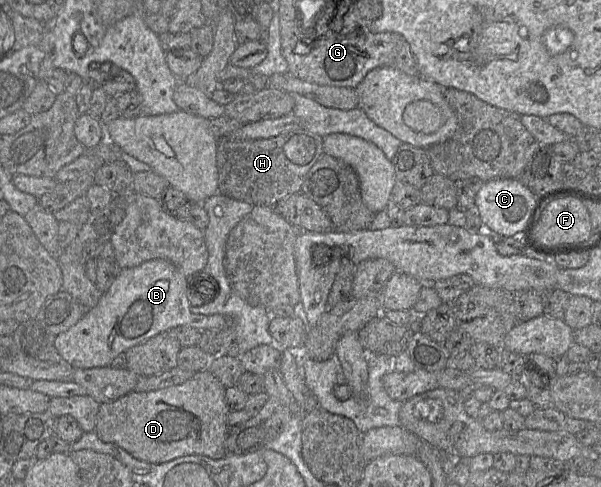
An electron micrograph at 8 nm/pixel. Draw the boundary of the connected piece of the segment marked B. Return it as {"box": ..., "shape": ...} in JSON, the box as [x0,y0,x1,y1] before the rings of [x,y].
{"box":[55,259,228,368],"shape":[[[152,259],[132,268],[120,269],[110,288],[104,292],[95,307],[71,328],[55,337],[55,347],[60,356],[73,368],[109,366],[111,361],[129,348],[140,344],[162,332],[176,327],[191,327],[198,330],[221,331],[228,325],[228,319],[220,314],[193,314],[187,299],[188,277],[169,261]]]}

